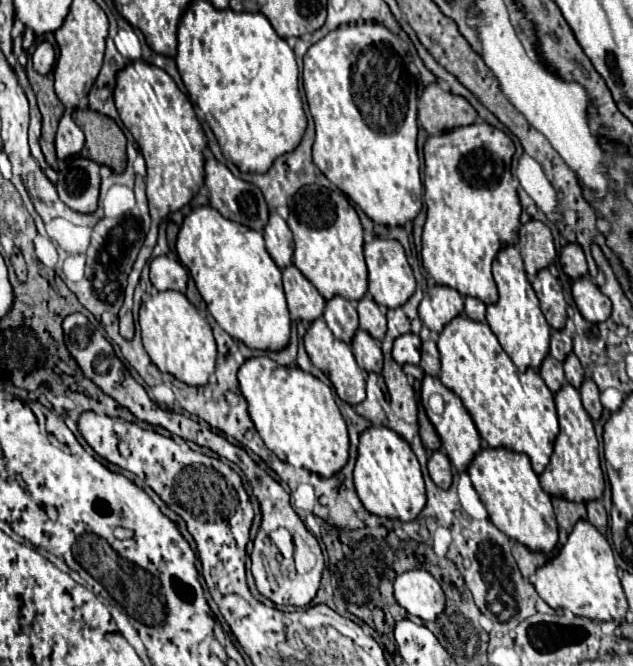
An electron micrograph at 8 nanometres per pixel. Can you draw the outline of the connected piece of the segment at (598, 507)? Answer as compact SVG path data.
M592 500L592 502L586 502L586 508L588 508L588 522L602 534L606 534L606 510L602 506L600 500Z

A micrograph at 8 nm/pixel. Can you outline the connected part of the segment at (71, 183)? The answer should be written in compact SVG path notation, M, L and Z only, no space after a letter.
M72 158L66 168L58 172L56 190L60 200L76 212L92 214L98 208L100 194L100 166L88 158Z

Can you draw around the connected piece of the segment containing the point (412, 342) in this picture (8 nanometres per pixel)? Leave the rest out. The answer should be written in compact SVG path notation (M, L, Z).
M404 334L396 338L392 356L400 364L418 364L420 362L420 346L422 340L418 334Z

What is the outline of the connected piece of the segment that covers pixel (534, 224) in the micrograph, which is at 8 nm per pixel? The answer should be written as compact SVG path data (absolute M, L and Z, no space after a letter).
M530 220L520 228L520 242L518 242L518 252L524 260L524 270L528 280L544 270L546 266L552 264L556 258L556 248L552 240L552 232L544 222Z

